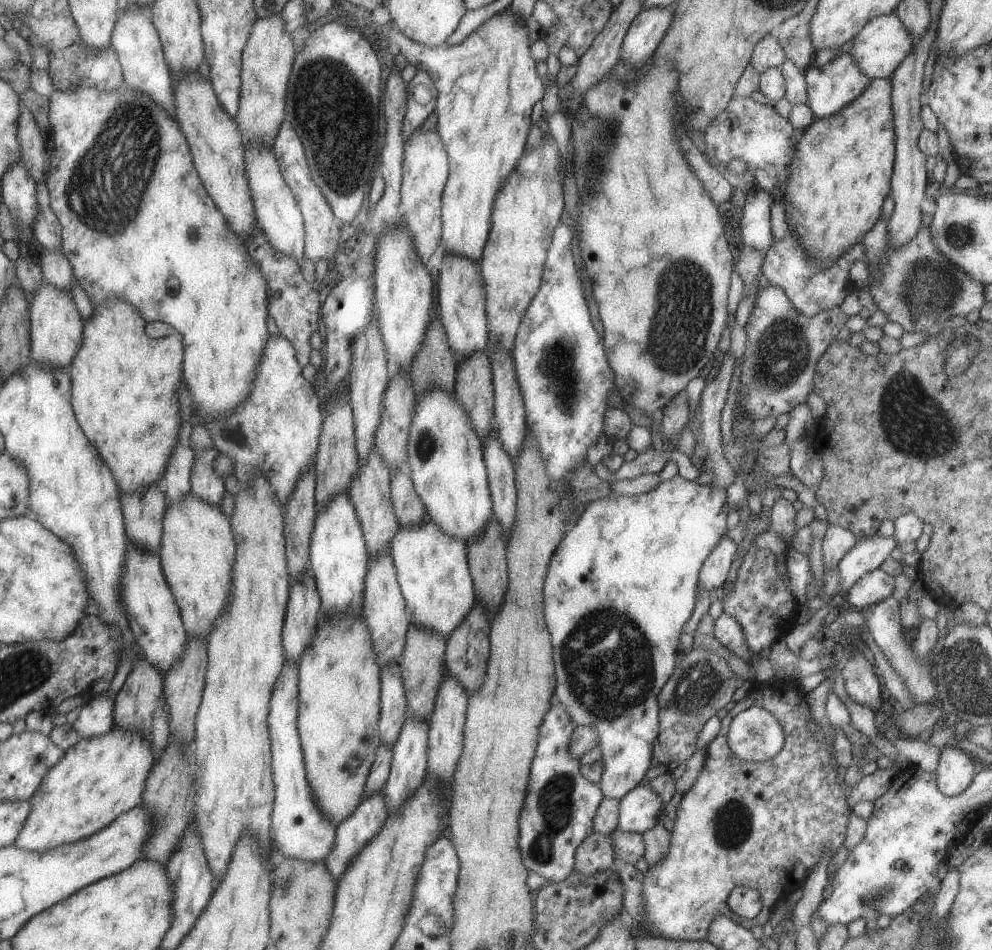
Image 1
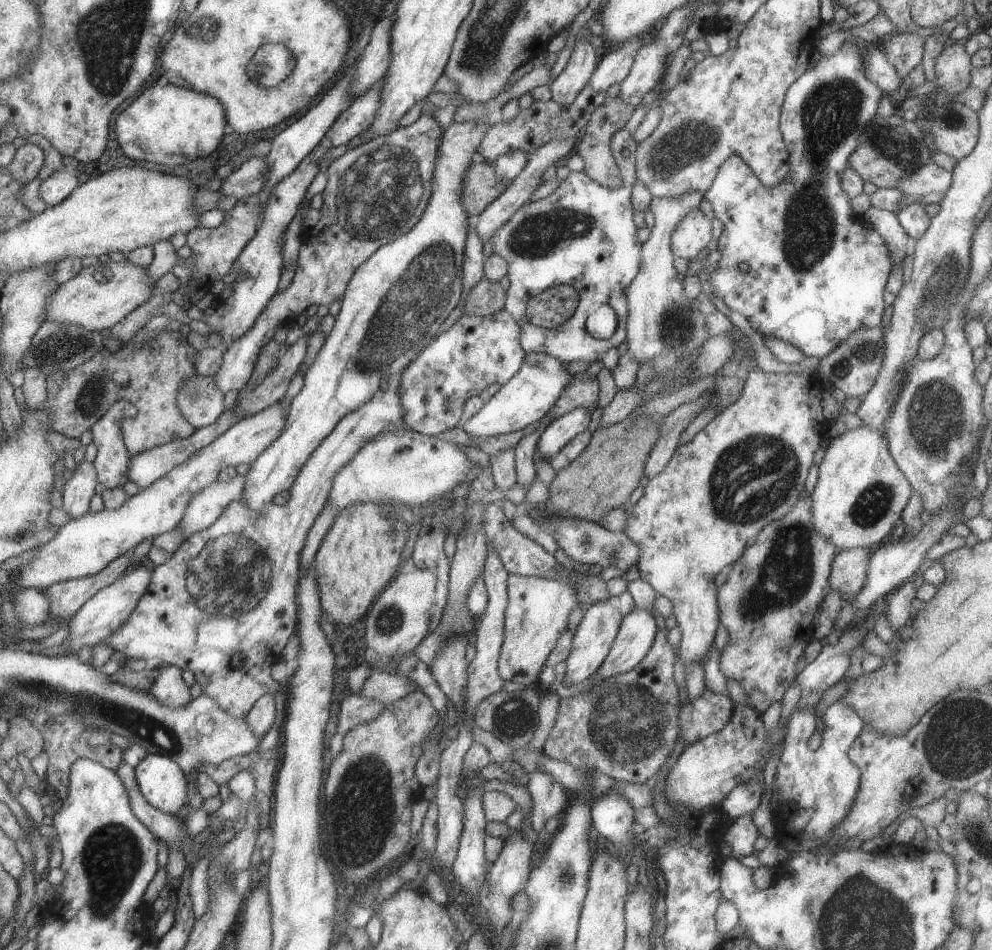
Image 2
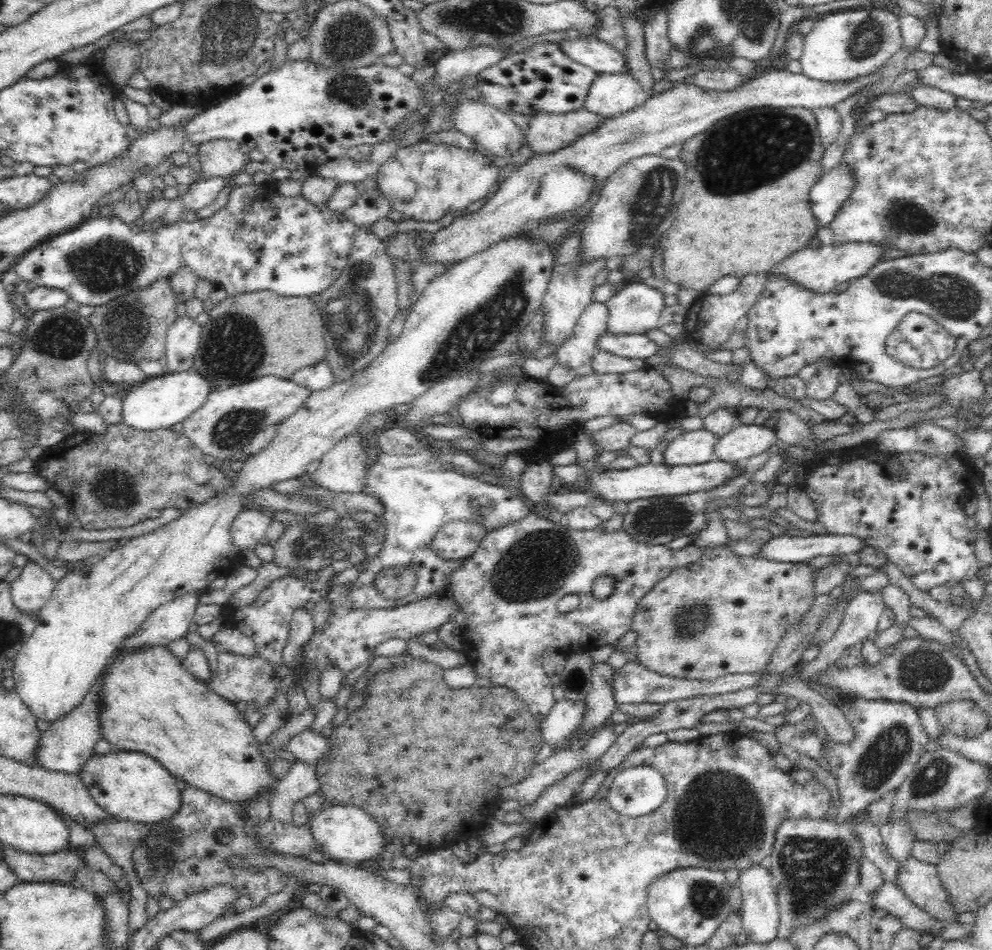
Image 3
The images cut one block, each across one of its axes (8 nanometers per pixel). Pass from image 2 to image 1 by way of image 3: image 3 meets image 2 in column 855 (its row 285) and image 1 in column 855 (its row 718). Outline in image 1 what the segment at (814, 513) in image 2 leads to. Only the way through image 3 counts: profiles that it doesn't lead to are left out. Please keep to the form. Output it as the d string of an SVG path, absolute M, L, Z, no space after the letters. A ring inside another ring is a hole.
M893 12L884 15L877 15L872 18L854 36L853 46L850 52L861 69L871 79L890 79L893 71L905 56L909 54L912 47L910 32L902 25L899 17Z

